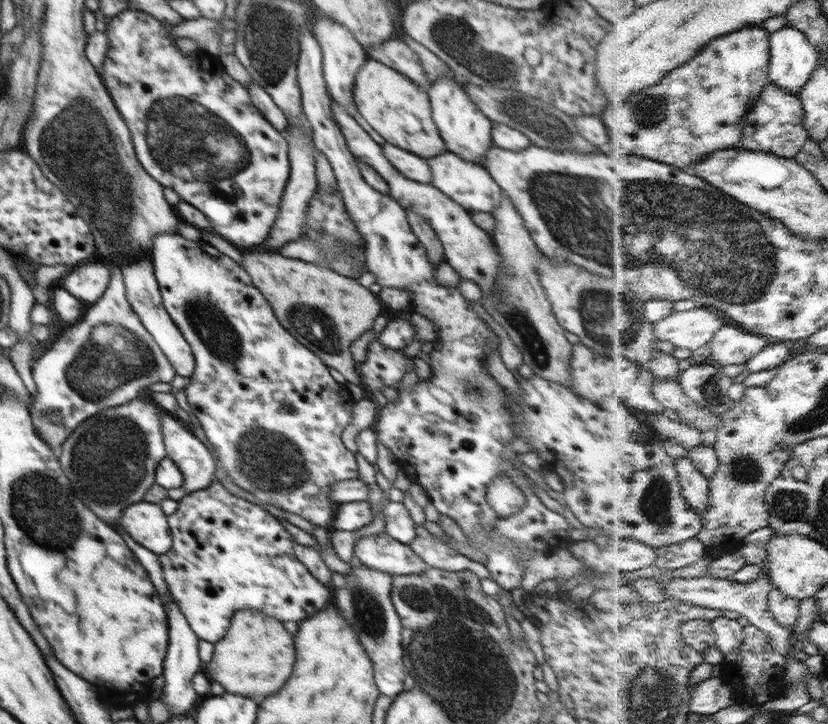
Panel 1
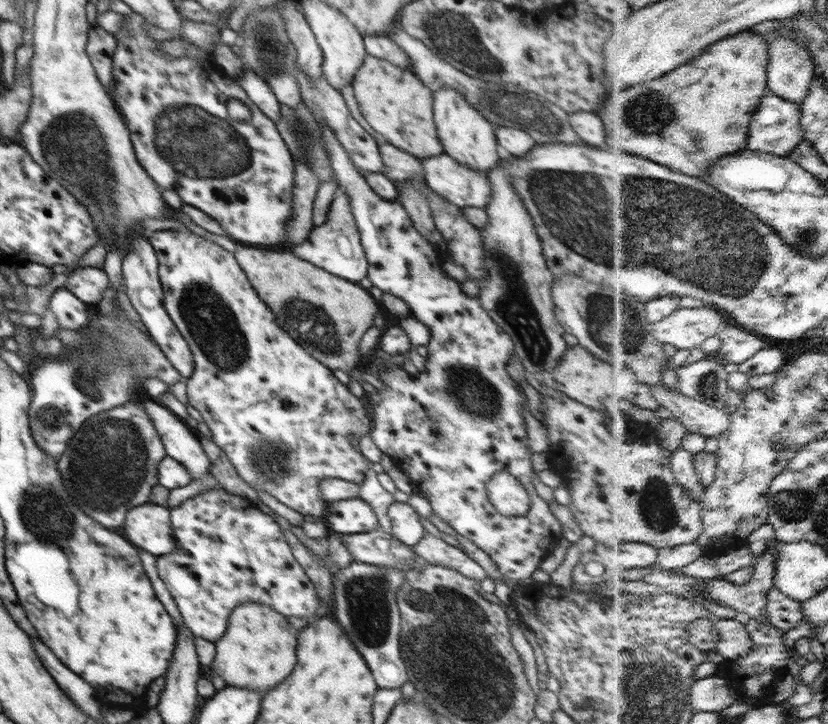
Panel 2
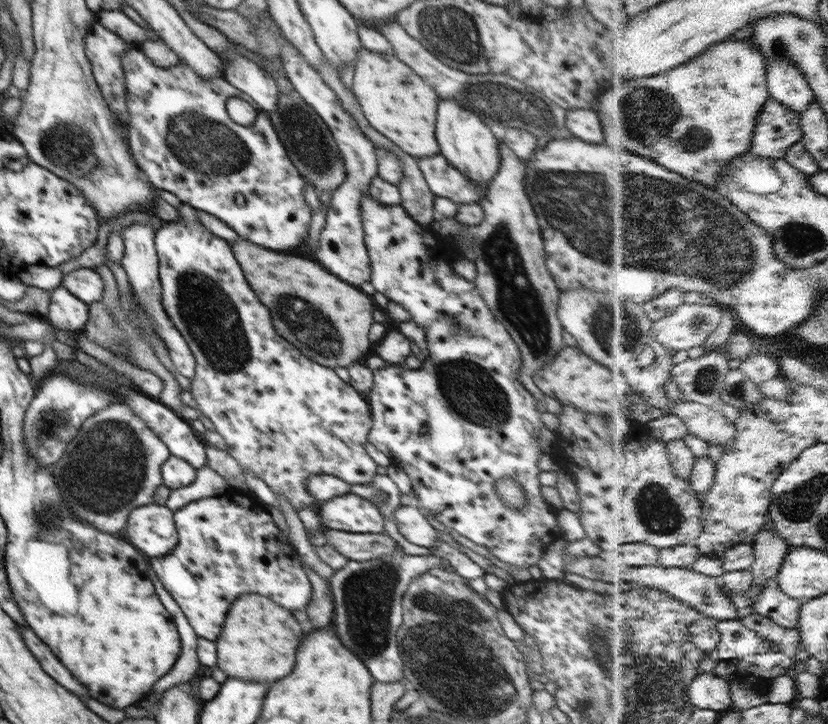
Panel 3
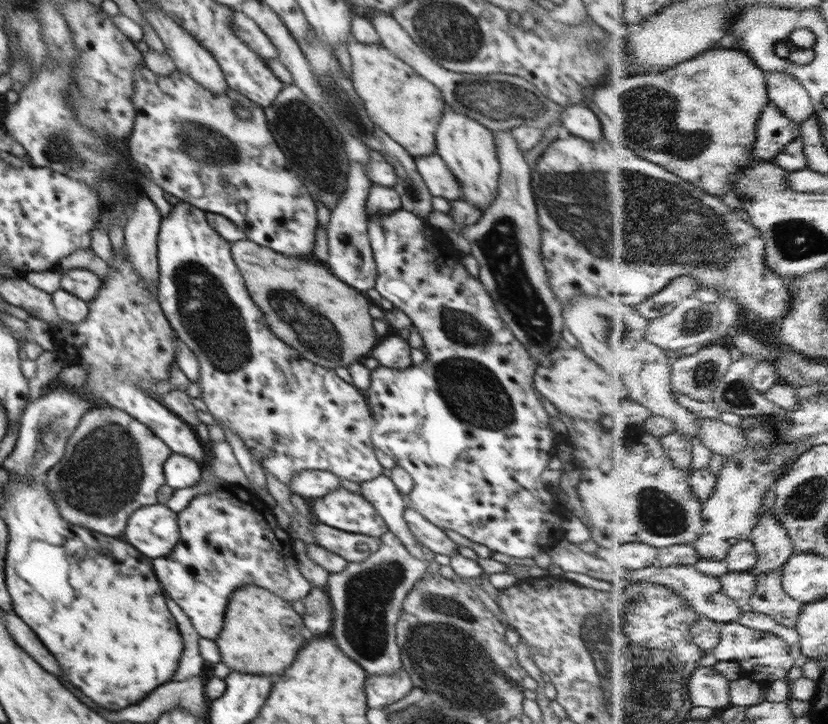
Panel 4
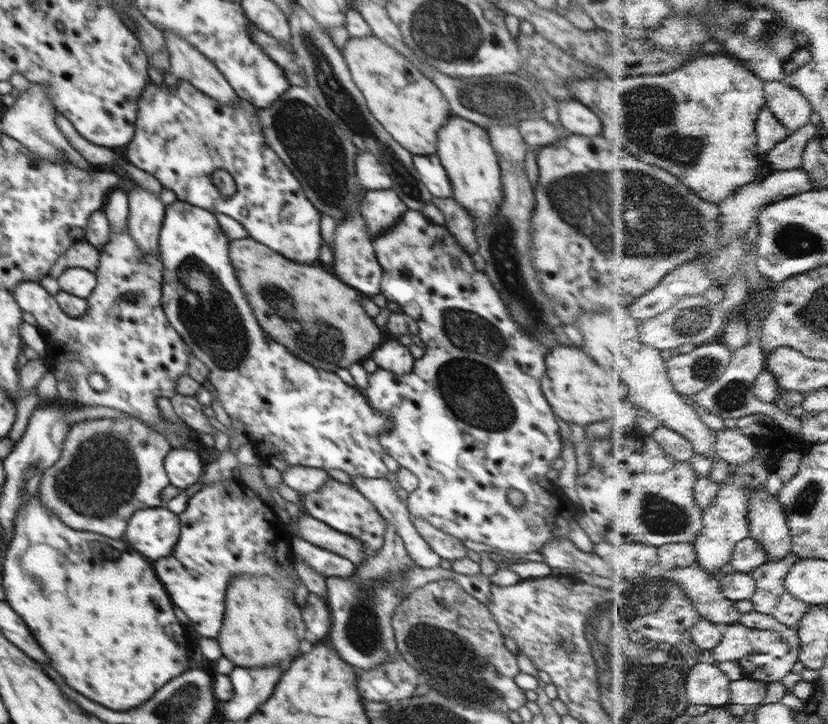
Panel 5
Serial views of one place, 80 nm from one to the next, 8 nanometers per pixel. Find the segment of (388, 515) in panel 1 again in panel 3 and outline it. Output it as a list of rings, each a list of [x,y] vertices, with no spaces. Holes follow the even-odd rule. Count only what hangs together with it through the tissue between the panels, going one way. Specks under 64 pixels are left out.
[[[413,503],[398,507],[393,517],[400,534],[412,544],[433,548],[442,541],[437,530],[426,519],[426,515],[420,513],[420,509]]]

